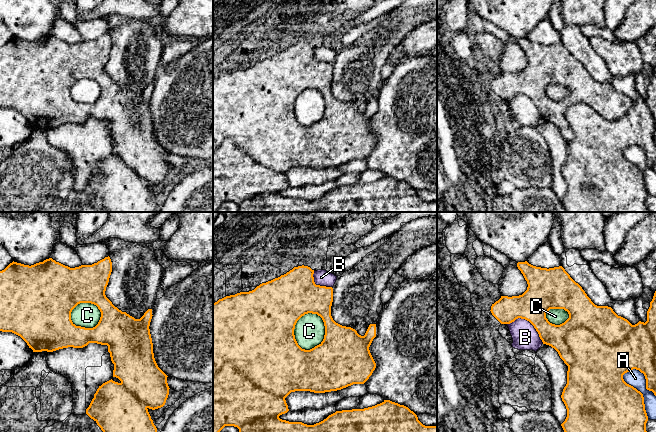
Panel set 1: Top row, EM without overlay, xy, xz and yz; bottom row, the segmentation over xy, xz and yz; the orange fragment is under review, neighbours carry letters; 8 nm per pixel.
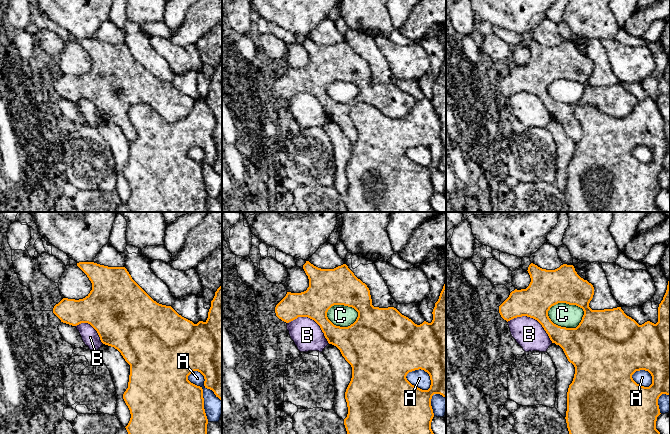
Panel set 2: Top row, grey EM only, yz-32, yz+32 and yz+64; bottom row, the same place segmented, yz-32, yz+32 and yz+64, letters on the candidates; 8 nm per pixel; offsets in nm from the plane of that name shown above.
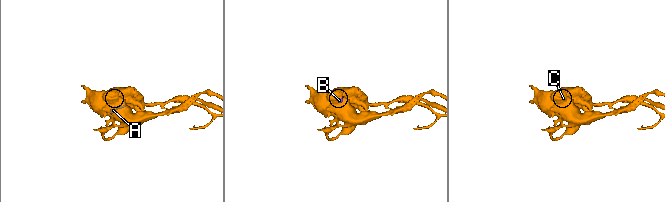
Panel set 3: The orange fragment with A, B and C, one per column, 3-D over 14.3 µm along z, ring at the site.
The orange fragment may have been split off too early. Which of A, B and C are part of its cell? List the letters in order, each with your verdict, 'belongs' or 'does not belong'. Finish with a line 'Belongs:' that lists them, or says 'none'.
A: does not belong
B: does not belong
C: does not belong
Belongs: none

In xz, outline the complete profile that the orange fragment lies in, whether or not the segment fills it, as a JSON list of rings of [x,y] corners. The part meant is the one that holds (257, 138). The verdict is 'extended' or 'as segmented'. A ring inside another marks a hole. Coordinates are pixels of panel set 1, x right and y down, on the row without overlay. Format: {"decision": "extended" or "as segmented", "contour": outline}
{"decision": "as segmented", "contour": [[[308,42],[294,43],[252,67],[226,72],[213,79],[213,212],[225,202],[237,203],[238,212],[437,212],[437,201],[423,201],[408,183],[390,176],[364,185],[336,187],[314,201],[279,194],[289,187],[285,174],[291,168],[325,169],[364,160],[376,144],[369,126],[376,113],[376,100],[370,100],[361,112],[355,105],[336,99],[331,92],[333,64],[316,61],[313,50],[314,46]],[[308,89],[322,94],[325,111],[319,121],[305,126],[298,121],[294,105],[297,97]]]}

